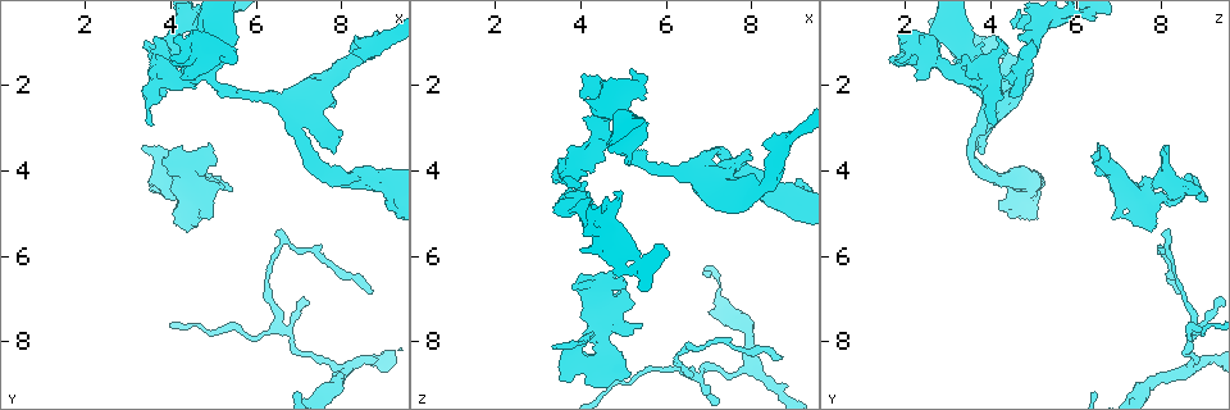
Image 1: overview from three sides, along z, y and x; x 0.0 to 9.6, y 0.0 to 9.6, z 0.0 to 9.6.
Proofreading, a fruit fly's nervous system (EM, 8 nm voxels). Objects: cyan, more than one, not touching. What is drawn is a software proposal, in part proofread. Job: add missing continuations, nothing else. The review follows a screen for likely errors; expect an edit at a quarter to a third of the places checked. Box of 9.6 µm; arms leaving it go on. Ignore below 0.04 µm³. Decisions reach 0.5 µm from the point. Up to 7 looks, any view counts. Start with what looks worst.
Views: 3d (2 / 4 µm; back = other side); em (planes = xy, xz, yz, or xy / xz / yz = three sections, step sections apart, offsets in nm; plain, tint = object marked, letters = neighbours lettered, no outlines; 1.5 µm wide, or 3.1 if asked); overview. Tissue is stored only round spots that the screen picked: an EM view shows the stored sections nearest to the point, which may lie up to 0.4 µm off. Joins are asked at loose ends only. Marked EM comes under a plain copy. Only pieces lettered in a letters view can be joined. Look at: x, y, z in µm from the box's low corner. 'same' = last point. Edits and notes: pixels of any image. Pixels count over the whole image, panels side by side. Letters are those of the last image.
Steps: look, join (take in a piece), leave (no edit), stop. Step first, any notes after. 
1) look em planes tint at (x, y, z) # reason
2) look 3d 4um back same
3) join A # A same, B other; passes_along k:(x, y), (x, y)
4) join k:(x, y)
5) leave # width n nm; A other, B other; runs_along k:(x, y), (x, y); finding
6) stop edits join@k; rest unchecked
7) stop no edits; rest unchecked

look 3d 4um at (3.40, 3.40, 8.15) # an open end

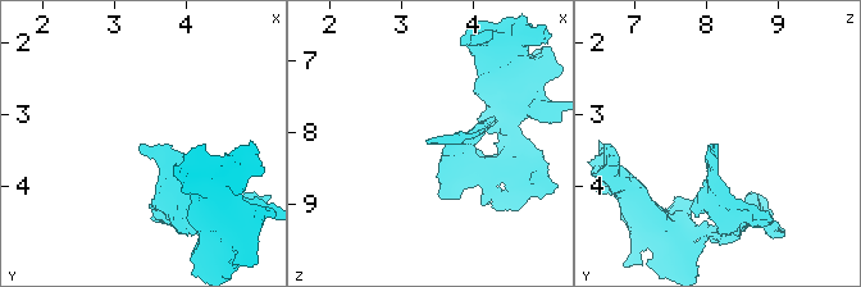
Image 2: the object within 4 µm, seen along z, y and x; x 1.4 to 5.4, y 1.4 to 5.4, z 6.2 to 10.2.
look em planes letters at (3.35, 3.45, 8.15) # need the tissue

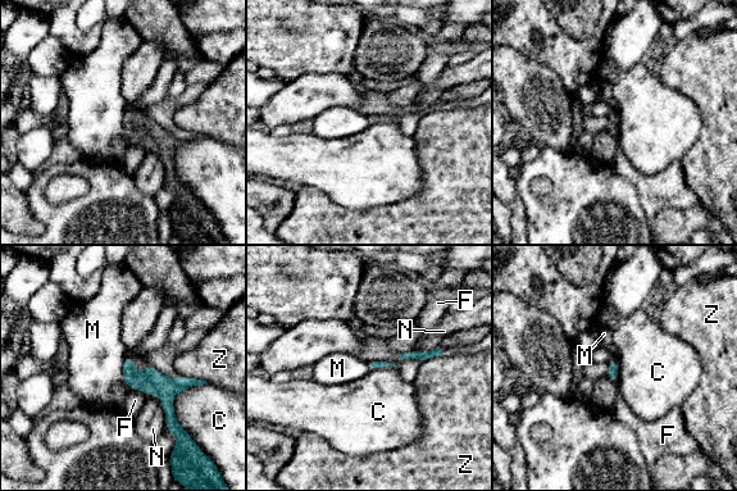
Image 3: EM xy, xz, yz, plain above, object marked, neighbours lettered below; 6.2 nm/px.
leave # C other, F other, M other, N other, Z other; border 3:(126, 357), (123, 360), (122, 381); no lettered piece goes on from it

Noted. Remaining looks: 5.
look em planes letters at (7.55, 1.75, 4.95) # thick end

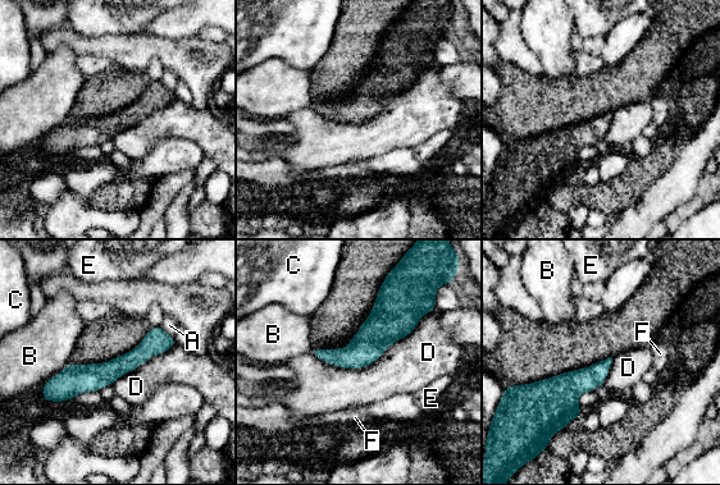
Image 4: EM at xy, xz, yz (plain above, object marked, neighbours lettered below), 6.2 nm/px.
leave # longest_contact D 800 nm; A other, B other, C other, D other, E other, F other; border 4:(431, 310), (365, 366), (310, 353); no lettered piece goes on from it

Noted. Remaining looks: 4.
look em planes letters at (7.90, 3.60, 3.80) # an open end

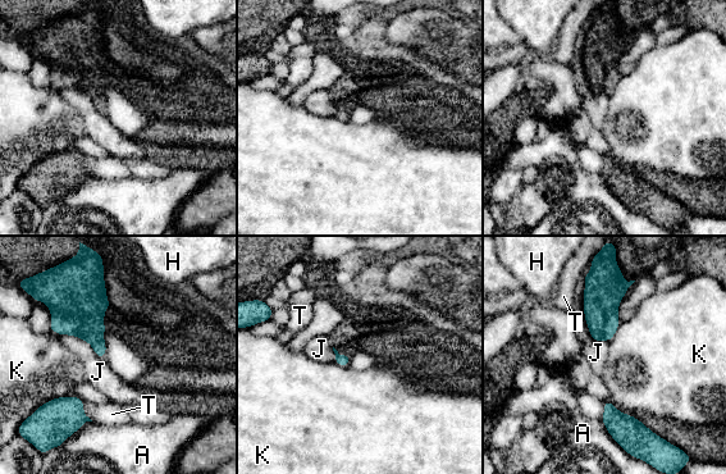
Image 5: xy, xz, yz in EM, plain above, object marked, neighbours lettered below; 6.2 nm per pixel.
leave # A other, H other, J other, K other, T other; border 5:(59, 333), (83, 338), (103, 359); no lettered piece goes on from it

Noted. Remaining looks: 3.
stop no edits; rest unchecked

